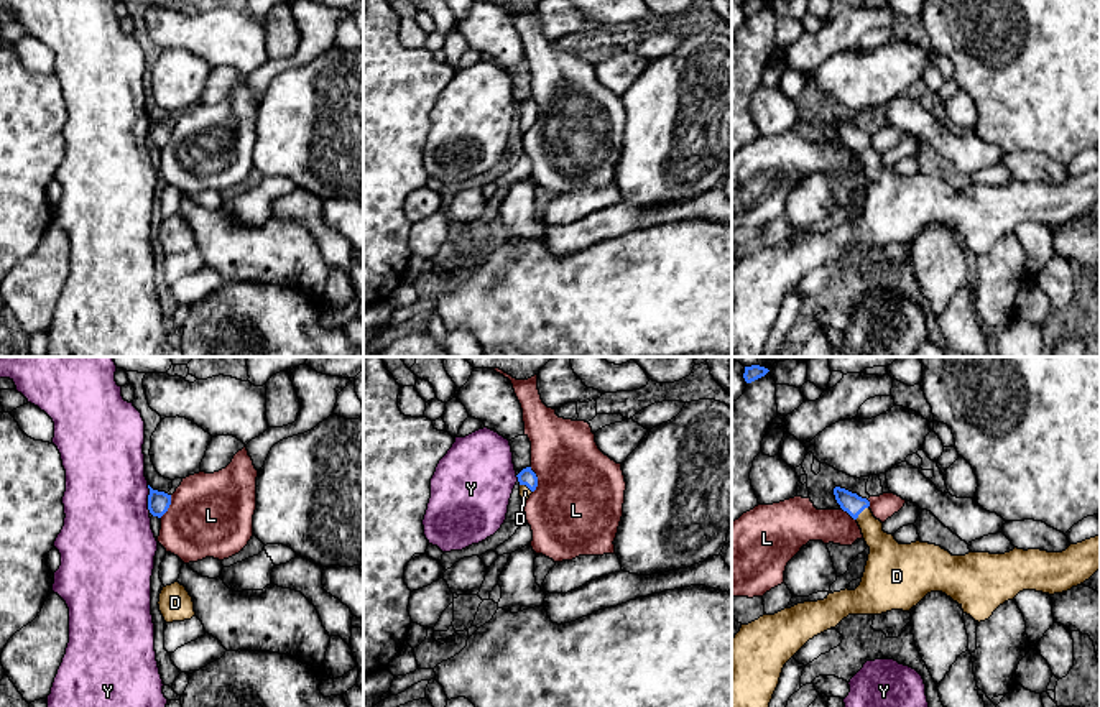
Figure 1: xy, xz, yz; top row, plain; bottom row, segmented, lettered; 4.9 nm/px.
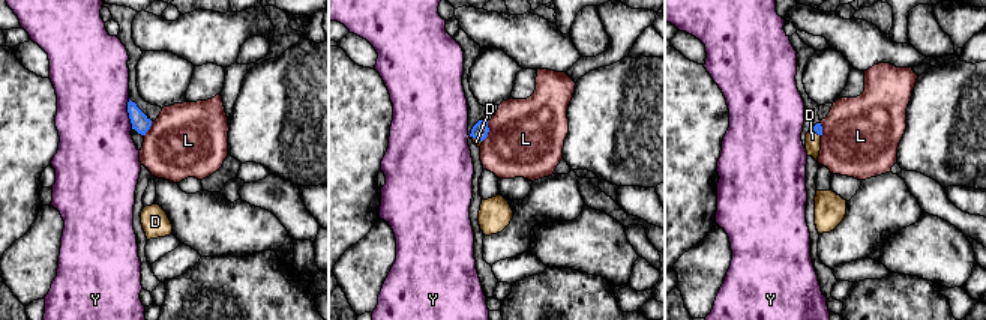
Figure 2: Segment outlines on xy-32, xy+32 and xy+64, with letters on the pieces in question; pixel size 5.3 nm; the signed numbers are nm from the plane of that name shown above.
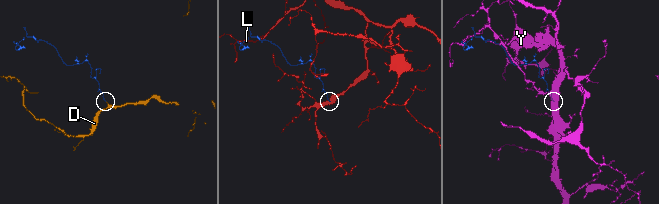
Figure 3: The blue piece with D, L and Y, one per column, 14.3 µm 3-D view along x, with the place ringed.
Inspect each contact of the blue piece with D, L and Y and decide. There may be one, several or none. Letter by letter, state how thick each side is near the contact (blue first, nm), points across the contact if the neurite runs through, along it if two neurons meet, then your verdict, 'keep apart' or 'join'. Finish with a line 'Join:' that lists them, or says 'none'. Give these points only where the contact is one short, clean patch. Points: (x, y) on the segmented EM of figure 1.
D: calibres 100 and 170 nm; way yz (852, 503), (862, 510), (873, 536), (887, 554); join
L: calibres 80 and 440 nm; border xz (530, 466), (536, 477), (536, 489), (533, 492); keep apart
Y: calibres 110 and 440 nm; keep apart
Join: D

